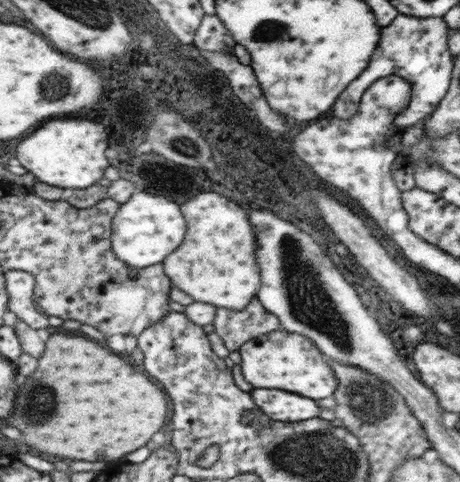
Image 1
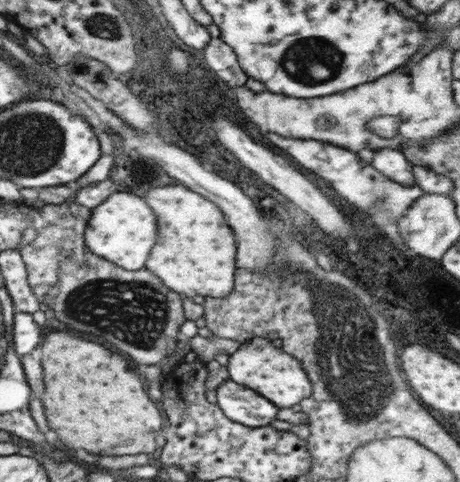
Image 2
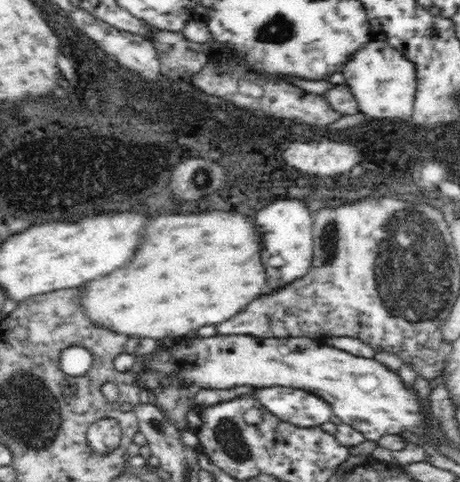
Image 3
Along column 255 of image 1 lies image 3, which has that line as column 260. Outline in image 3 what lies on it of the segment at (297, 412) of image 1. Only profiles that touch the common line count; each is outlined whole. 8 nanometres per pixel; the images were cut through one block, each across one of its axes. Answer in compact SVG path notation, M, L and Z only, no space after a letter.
M258 388L252 392L252 396L256 396L260 408L264 408L268 414L294 424L300 430L316 428L334 416L320 396L298 388Z

